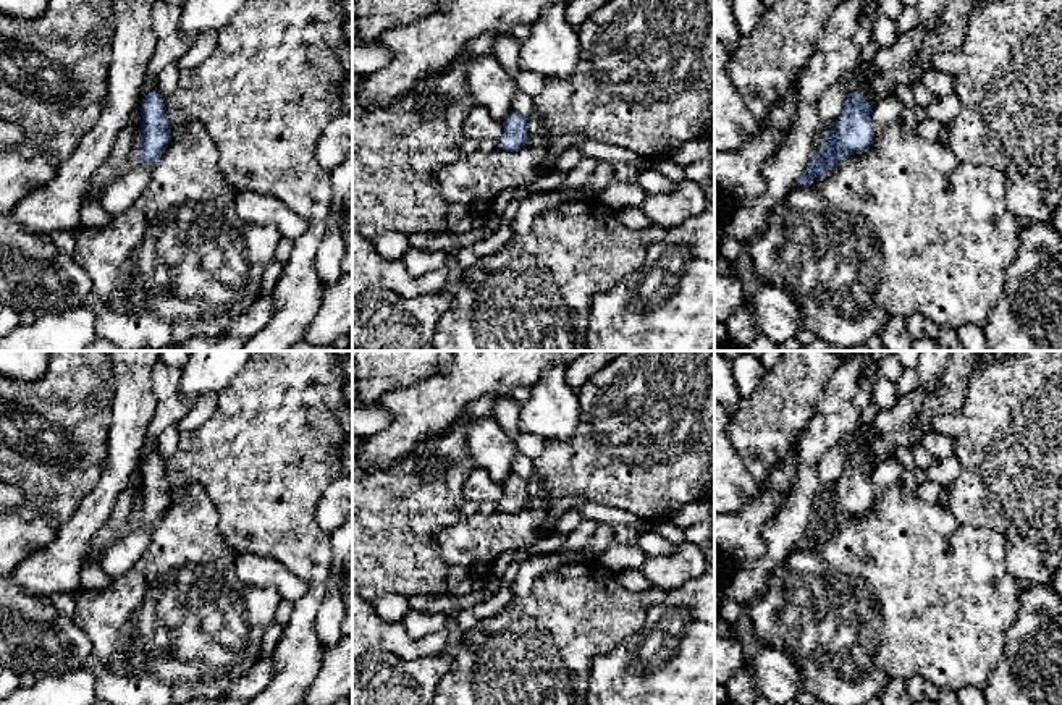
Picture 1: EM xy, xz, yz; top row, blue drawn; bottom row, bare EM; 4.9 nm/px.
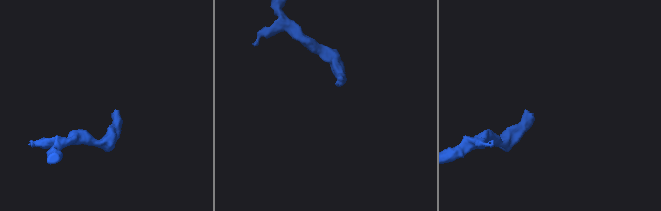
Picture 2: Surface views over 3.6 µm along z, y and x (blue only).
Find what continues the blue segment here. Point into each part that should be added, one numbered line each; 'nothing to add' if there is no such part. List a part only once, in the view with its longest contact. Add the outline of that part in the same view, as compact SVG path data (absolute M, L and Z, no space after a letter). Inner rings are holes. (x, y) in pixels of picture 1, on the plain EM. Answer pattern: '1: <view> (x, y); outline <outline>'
1: yz (904, 424); outline M950 351L939 380L939 386L925 391L918 386L891 407L881 407L873 428L860 425L850 454L863 458L868 448L873 467L894 456L899 448L910 451L921 445L921 438L933 432L933 419L957 412L965 401L965 391L980 351Z

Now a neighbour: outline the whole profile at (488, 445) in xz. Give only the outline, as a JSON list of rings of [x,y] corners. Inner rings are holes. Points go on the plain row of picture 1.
[[[495,419],[469,424],[467,454],[474,466],[483,469],[495,482],[504,483],[511,477],[511,462],[517,453],[514,437],[506,433]]]

